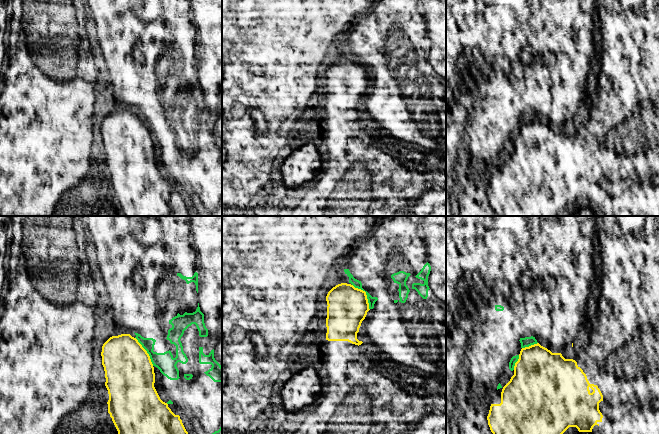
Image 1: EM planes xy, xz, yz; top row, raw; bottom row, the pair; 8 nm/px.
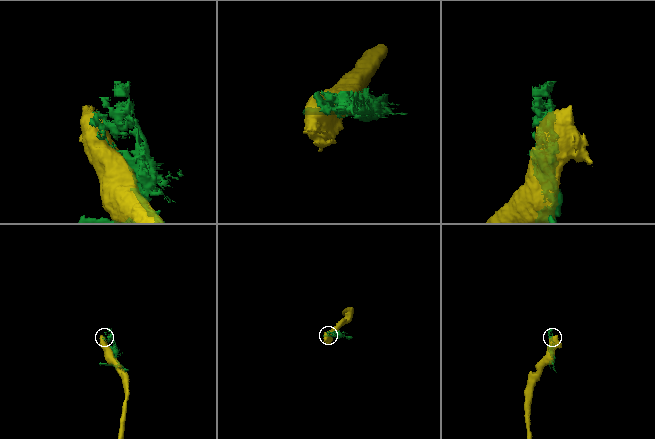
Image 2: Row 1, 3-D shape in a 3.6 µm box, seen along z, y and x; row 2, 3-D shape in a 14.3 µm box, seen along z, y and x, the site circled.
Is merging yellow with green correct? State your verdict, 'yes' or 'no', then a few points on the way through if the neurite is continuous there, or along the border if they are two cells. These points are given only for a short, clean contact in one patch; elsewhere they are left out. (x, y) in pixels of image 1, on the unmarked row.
no

